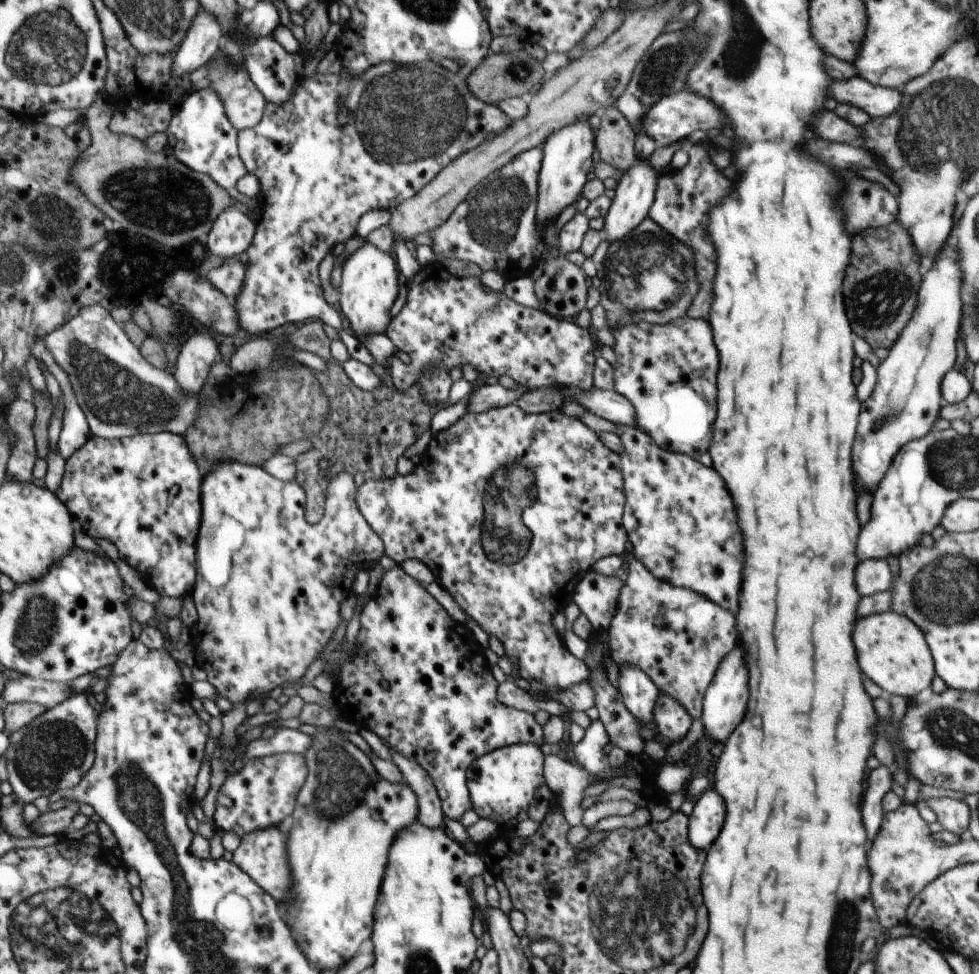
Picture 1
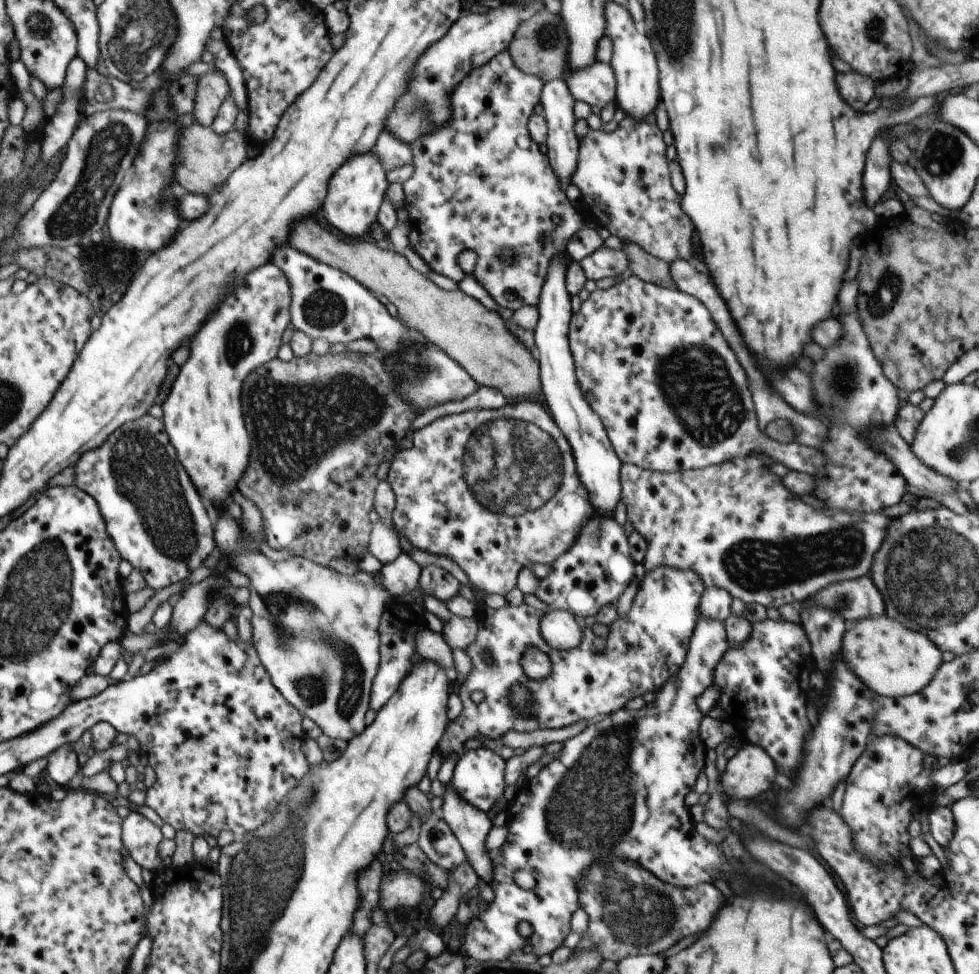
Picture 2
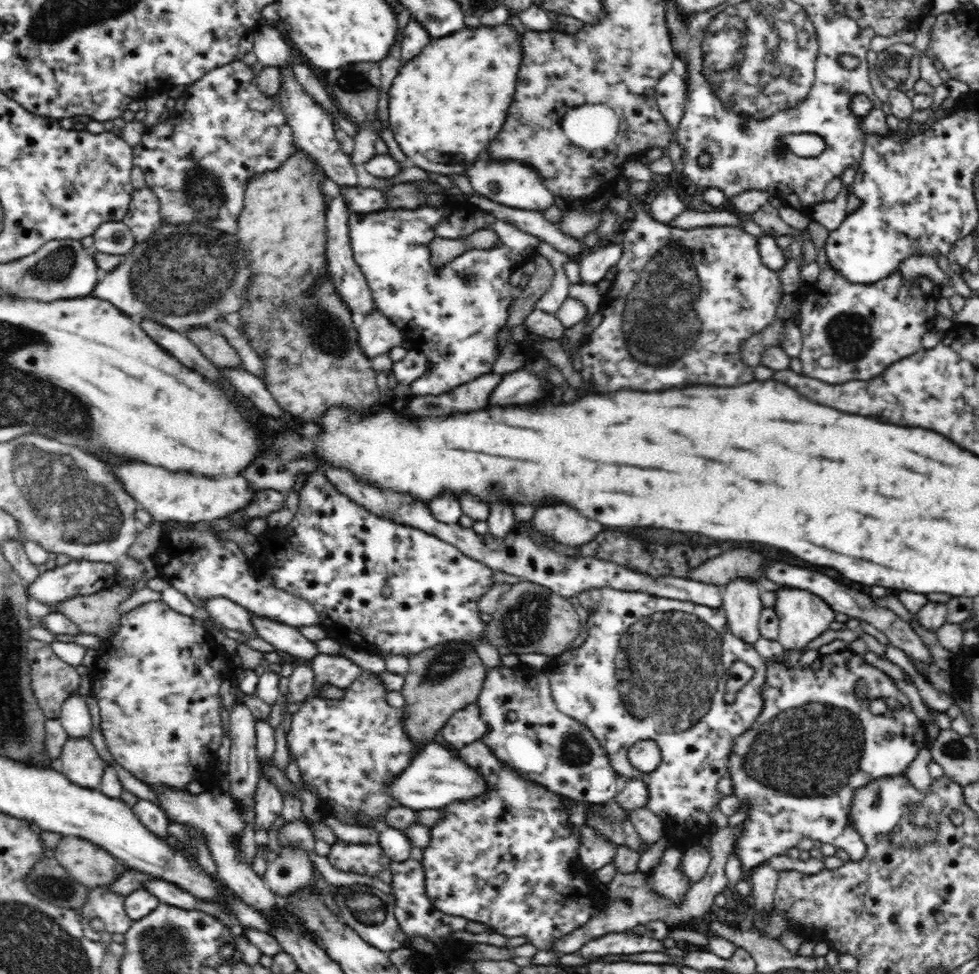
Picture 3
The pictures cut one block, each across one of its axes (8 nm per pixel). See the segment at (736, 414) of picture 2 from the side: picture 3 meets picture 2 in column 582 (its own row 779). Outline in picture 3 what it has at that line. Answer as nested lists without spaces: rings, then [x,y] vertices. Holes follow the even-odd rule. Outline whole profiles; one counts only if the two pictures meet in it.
[[[364,673],[350,688],[342,690],[339,699],[310,697],[300,703],[296,714],[292,714],[287,734],[290,757],[296,761],[303,782],[316,787],[319,807],[327,809],[346,825],[357,825],[358,813],[366,814],[368,820],[376,822],[385,816],[386,810],[398,805],[386,790],[390,788],[390,779],[407,768],[414,758],[415,743],[403,728],[404,714],[387,704],[387,692],[376,677]]]

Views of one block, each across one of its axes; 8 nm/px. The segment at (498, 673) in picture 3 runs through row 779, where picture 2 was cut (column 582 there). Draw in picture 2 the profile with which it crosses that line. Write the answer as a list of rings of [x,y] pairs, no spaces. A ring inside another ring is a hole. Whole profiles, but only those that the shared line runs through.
[[[594,515],[586,526],[582,526],[572,548],[550,565],[550,574],[540,578],[535,595],[548,609],[568,610],[579,620],[589,623],[602,608],[616,605],[619,597],[635,580],[634,565],[624,527],[614,518]]]

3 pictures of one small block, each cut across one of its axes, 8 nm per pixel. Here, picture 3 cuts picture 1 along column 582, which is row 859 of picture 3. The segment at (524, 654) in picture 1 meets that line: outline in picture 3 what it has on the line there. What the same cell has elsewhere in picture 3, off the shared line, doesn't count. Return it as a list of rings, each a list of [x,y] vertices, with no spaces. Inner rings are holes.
[[[481,740],[458,749],[456,754],[470,768],[482,773],[486,792],[474,800],[440,808],[445,816],[431,828],[430,844],[422,848],[427,895],[434,908],[444,914],[483,923],[508,938],[525,936],[538,950],[548,951],[560,936],[582,928],[592,915],[605,911],[609,901],[607,895],[602,899],[597,893],[600,885],[596,883],[595,872],[586,871],[578,862],[580,829],[570,827],[570,814],[563,809],[562,795],[526,780],[498,761]],[[668,848],[663,852],[660,861],[647,873],[650,889],[660,896],[670,899],[672,906],[678,906],[690,888],[689,878],[682,872],[682,851]]]

